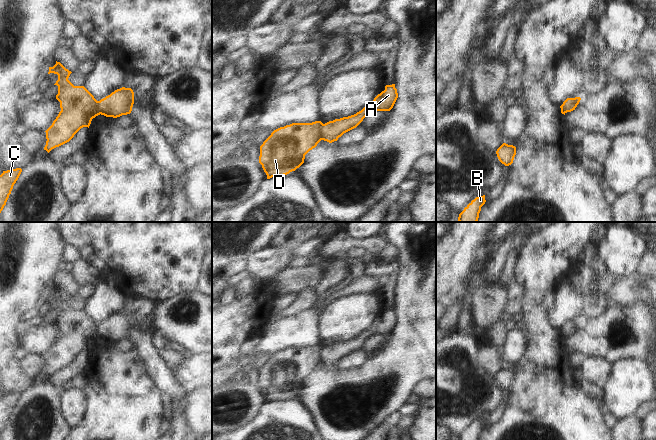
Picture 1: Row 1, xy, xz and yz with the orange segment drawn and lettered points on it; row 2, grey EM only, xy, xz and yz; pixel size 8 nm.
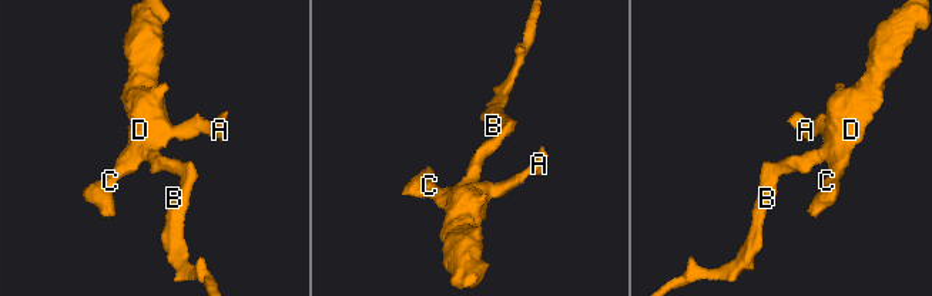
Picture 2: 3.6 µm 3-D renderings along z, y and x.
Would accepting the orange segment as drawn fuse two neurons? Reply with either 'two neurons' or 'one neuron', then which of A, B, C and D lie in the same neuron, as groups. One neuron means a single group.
two neurons; groups A / B C D

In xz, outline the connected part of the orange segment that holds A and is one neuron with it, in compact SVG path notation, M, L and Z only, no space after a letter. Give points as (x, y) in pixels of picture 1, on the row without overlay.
M395 308L386 309L385 314L354 339L335 343L323 348L323 364L329 367L337 365L344 357L356 352L372 335L390 335L398 322Z

